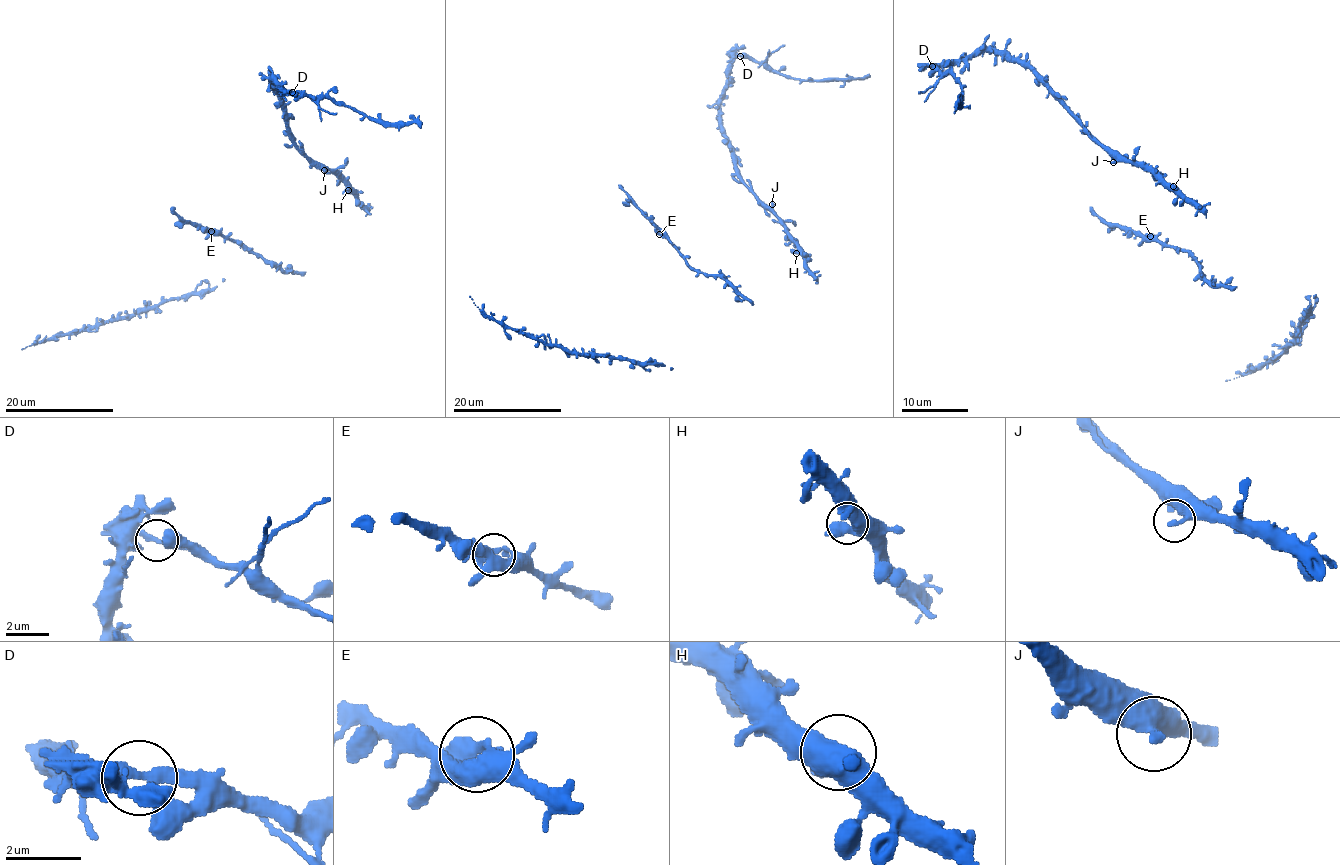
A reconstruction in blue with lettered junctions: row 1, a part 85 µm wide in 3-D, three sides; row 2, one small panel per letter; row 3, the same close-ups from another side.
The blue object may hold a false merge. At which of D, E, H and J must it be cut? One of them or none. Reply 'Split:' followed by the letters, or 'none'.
Split: D

